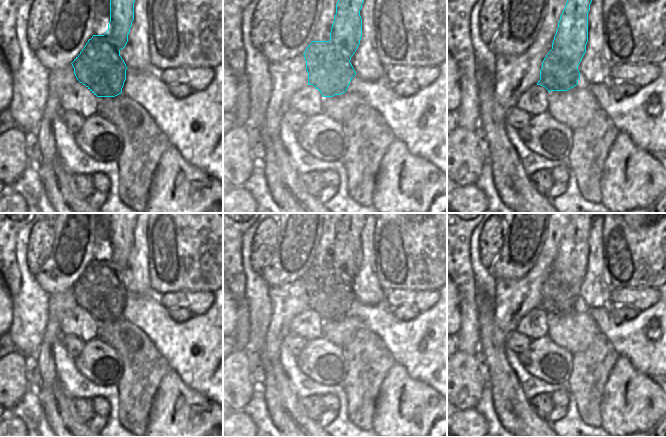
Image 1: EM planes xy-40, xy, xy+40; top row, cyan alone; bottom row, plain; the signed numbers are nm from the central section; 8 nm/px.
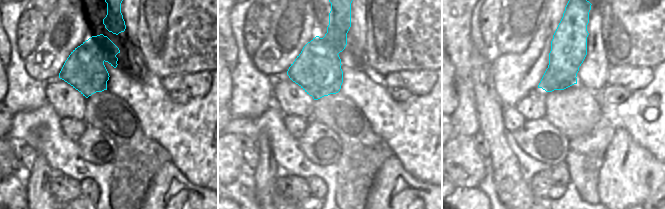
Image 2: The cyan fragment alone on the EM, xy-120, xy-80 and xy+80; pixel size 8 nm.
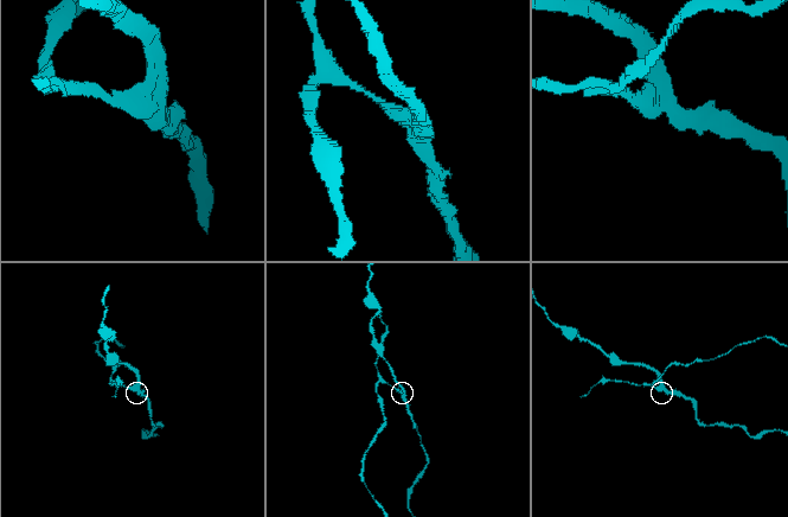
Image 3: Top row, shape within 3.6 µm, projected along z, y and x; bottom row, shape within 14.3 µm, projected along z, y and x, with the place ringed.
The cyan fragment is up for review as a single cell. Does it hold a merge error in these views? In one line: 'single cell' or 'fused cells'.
fused cells

